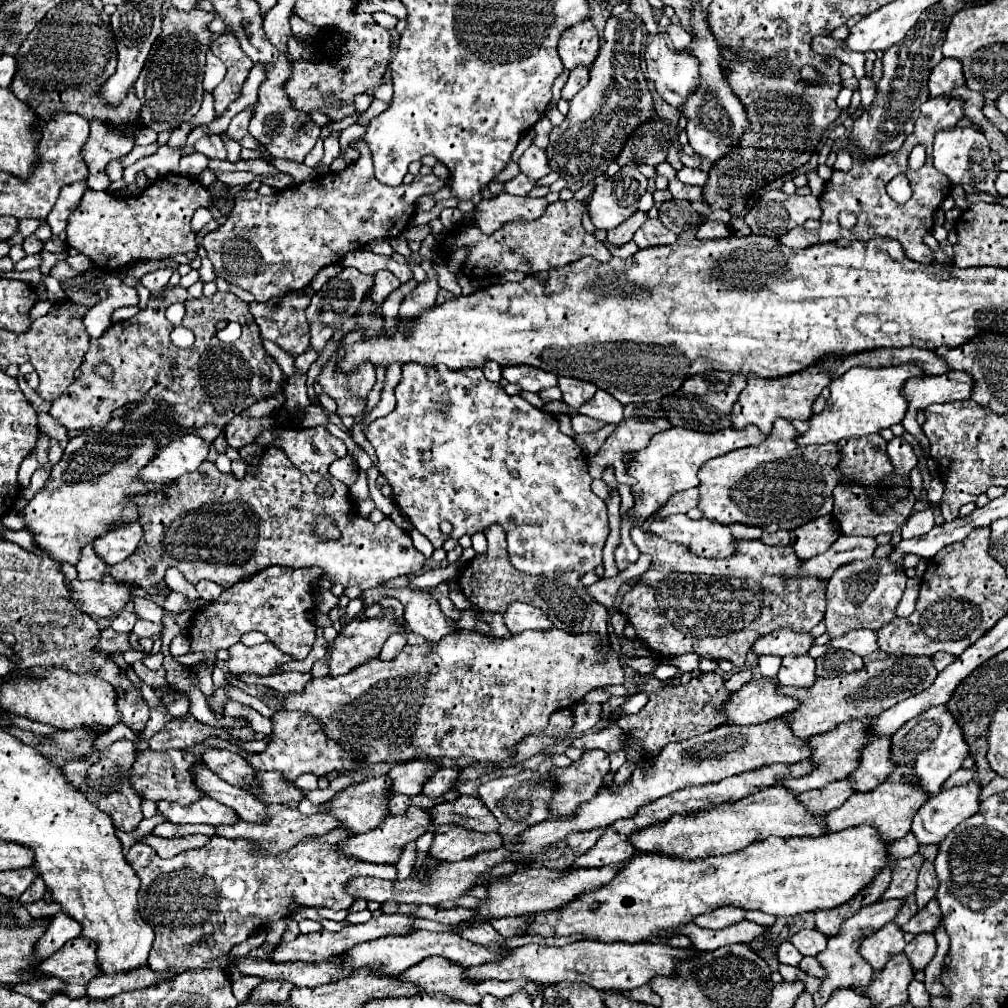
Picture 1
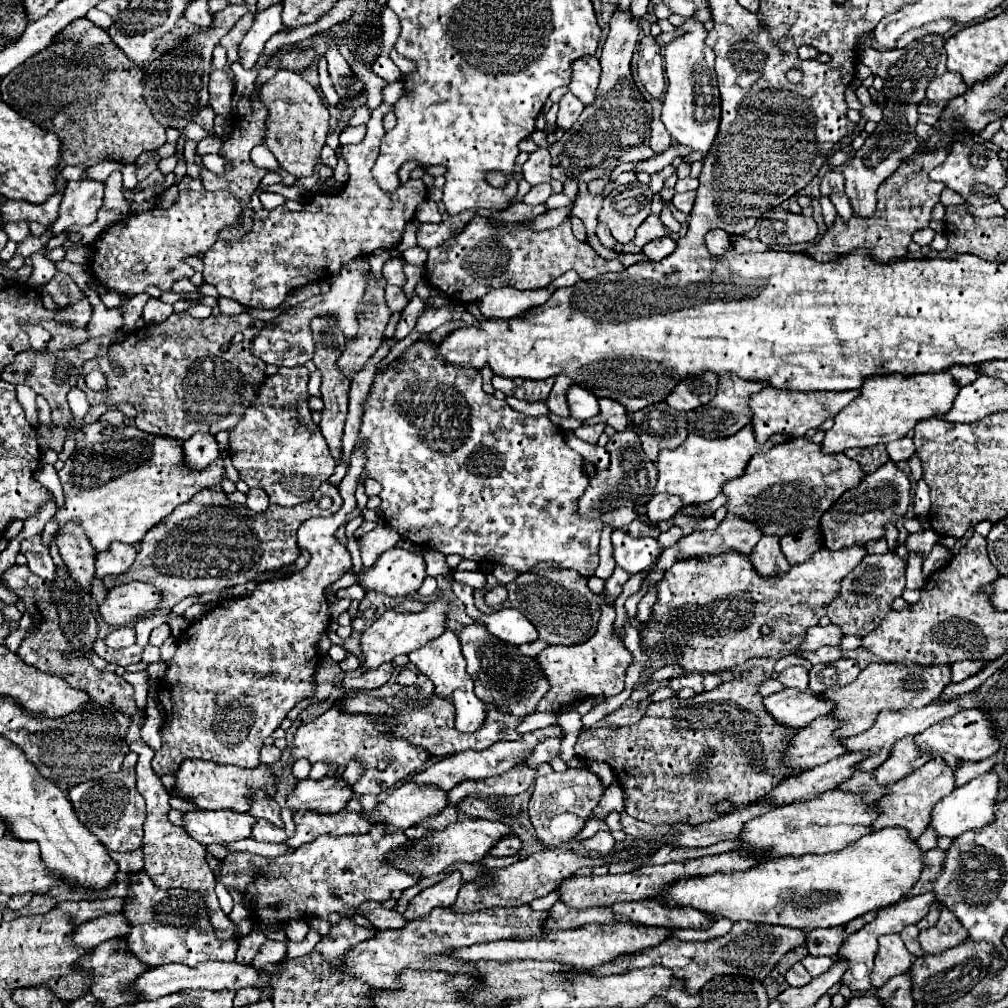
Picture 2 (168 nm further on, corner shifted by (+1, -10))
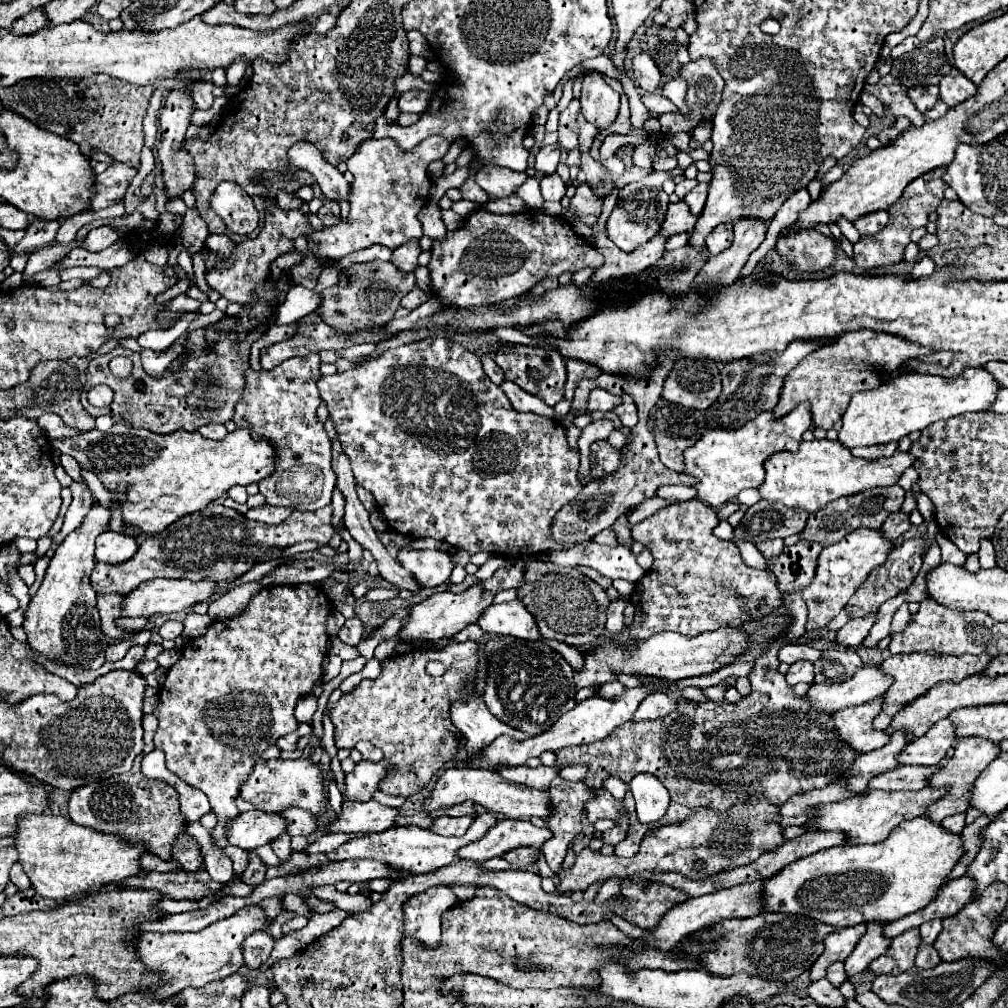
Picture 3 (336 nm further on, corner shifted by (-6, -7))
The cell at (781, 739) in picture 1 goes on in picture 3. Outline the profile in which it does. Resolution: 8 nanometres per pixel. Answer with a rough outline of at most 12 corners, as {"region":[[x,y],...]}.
{"region":[[883,697],[841,709],[833,715],[839,735],[857,753],[889,743],[875,731]]}

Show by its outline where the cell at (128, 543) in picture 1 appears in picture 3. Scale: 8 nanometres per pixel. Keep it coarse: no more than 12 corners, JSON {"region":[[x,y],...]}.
{"region":[[107,531],[97,537],[95,559],[125,563],[137,553],[137,539]]}

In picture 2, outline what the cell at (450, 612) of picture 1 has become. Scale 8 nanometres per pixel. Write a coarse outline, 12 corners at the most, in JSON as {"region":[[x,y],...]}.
{"region":[[482,628],[458,638],[476,696],[532,714],[548,682],[530,656]]}

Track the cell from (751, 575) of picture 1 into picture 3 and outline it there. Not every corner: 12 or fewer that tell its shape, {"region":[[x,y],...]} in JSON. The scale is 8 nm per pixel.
{"region":[[855,529],[825,547],[801,591],[817,631],[887,561],[881,529]]}

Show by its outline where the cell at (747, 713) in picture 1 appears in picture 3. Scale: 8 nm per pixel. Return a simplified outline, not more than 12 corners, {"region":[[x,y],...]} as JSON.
{"region":[[863,665],[847,681],[813,685],[807,699],[835,713],[881,697],[893,677]]}

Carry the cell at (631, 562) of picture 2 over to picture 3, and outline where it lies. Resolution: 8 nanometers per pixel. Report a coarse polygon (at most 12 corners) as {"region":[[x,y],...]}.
{"region":[[595,541],[543,553],[561,567],[583,565],[609,579],[645,575],[633,551]]}

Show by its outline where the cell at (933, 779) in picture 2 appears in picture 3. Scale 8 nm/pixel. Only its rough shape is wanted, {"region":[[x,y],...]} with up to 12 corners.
{"region":[[965,737],[945,757],[931,787],[949,787],[929,805],[941,823],[969,809],[973,779],[999,755],[999,745]]}

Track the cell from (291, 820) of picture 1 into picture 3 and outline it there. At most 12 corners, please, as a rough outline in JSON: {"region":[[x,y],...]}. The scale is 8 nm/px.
{"region":[[345,801],[331,833],[381,833],[399,809]]}

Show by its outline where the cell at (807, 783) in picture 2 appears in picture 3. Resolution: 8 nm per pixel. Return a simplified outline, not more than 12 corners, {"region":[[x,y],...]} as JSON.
{"region":[[903,733],[875,751],[861,753],[843,777],[855,793],[867,789],[877,773],[895,769],[909,745]]}

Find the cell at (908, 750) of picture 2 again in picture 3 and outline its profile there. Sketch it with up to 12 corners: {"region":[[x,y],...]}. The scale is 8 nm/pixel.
{"region":[[941,719],[897,759],[901,765],[939,765],[957,733]]}

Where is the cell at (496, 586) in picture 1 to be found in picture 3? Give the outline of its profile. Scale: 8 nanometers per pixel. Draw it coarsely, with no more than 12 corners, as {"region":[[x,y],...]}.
{"region":[[527,567],[519,601],[539,633],[585,647],[609,597],[577,569]]}

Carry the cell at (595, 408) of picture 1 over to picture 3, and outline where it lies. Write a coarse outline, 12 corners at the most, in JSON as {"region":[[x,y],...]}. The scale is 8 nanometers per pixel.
{"region":[[629,395],[613,413],[625,427],[635,427],[637,407]]}

